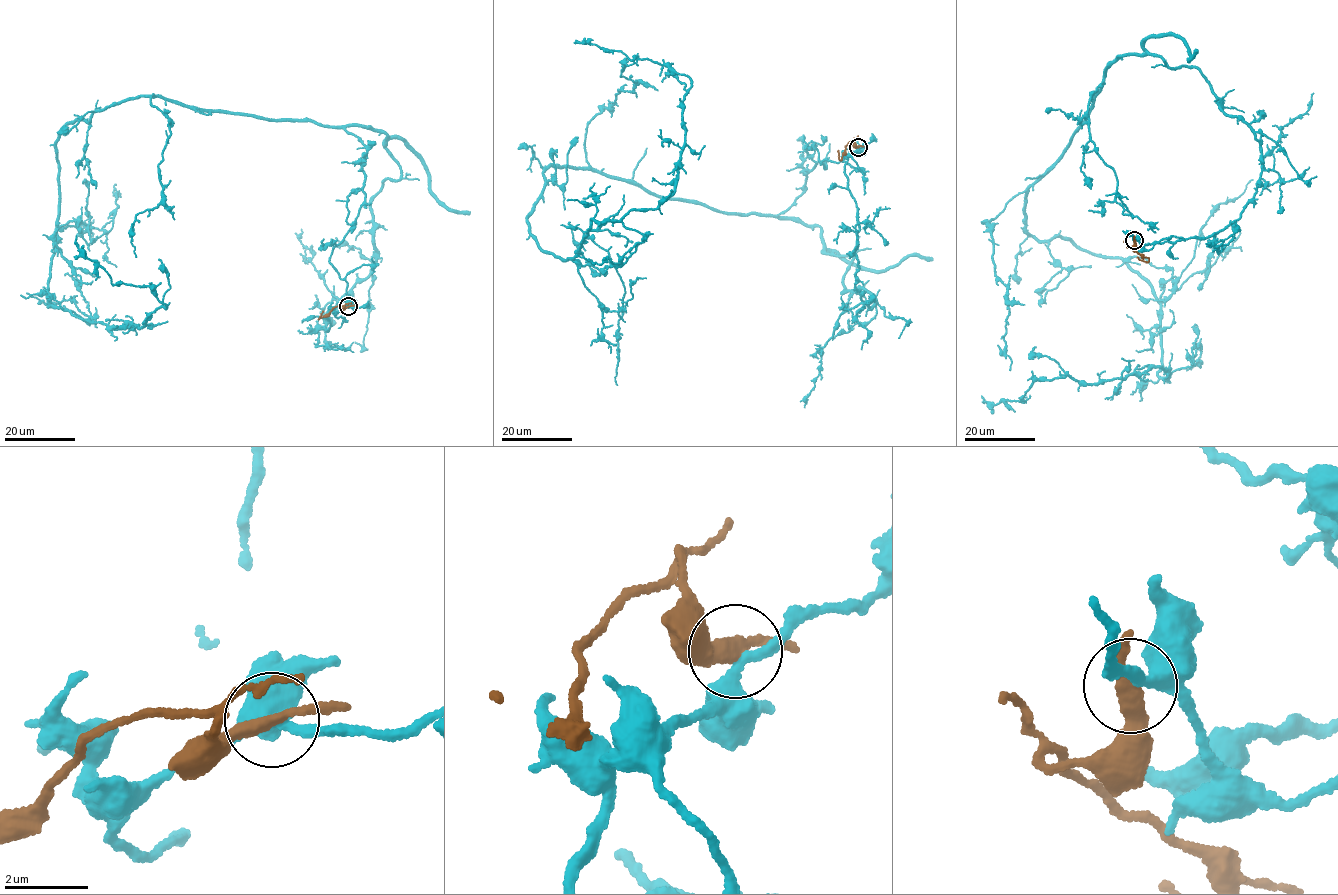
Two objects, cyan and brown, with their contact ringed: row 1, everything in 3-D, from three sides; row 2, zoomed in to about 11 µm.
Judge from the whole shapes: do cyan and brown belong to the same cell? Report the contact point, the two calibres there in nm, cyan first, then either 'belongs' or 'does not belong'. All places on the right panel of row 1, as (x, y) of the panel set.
place (1134, 240); calibres 280 and 320 nm; does not belong

